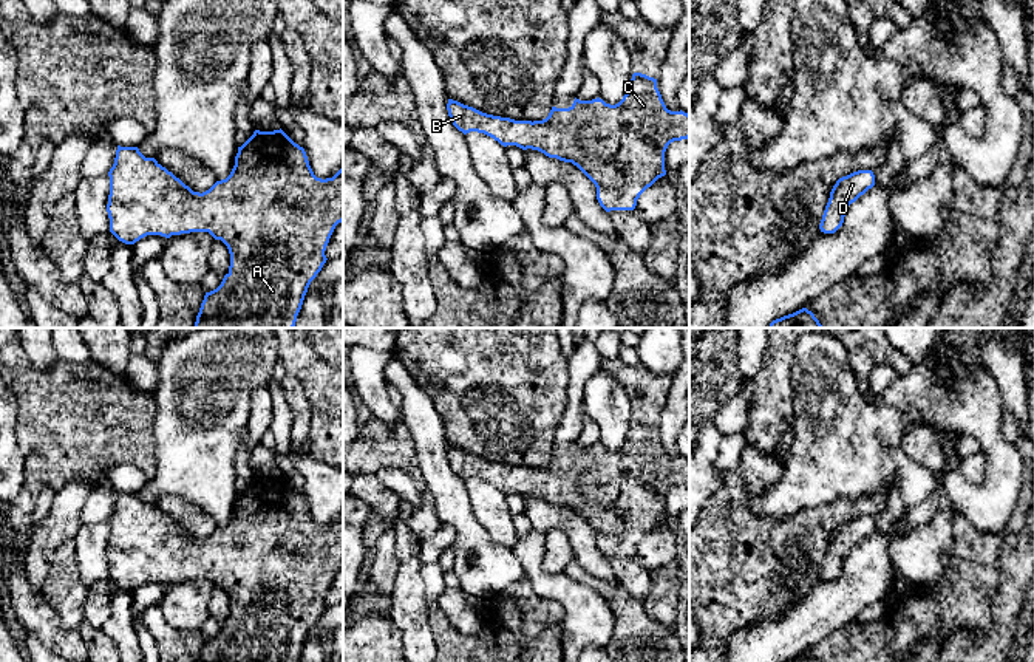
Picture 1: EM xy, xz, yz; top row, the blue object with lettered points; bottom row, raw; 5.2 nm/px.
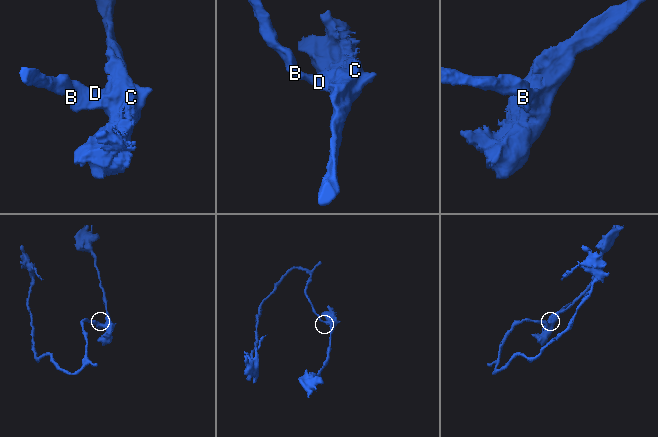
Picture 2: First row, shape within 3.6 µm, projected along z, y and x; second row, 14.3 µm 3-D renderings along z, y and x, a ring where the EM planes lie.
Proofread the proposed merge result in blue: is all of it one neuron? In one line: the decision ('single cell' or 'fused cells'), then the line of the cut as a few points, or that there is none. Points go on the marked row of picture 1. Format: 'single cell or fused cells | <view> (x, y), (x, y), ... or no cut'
single cell | no cut

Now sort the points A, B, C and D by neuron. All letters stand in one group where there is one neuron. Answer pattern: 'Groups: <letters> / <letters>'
Groups: A B C D

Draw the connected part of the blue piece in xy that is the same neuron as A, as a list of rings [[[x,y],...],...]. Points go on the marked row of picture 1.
[[[281,128],[255,130],[238,147],[235,166],[226,179],[209,190],[193,192],[155,158],[145,158],[138,147],[117,145],[114,164],[108,172],[110,195],[107,212],[110,232],[125,244],[134,244],[147,235],[209,232],[221,240],[230,254],[229,272],[221,285],[206,292],[195,328],[294,328],[311,282],[326,263],[326,246],[338,223],[343,221],[343,167],[332,178],[317,178],[306,152]]]

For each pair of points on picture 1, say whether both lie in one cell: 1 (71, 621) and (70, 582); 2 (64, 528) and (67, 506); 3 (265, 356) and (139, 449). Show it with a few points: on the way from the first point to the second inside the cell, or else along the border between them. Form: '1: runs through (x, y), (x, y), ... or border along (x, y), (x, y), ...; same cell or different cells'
1: runs through (70, 611), (70, 591); same cell
2: runs through (64, 523), (65, 511); same cell
3: border along (153, 401), (153, 475); different cells

